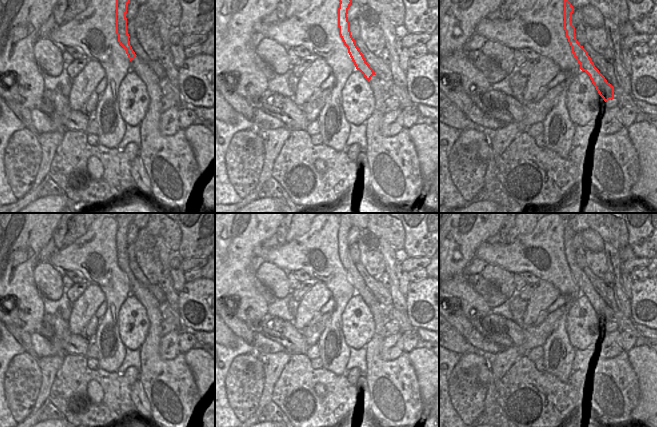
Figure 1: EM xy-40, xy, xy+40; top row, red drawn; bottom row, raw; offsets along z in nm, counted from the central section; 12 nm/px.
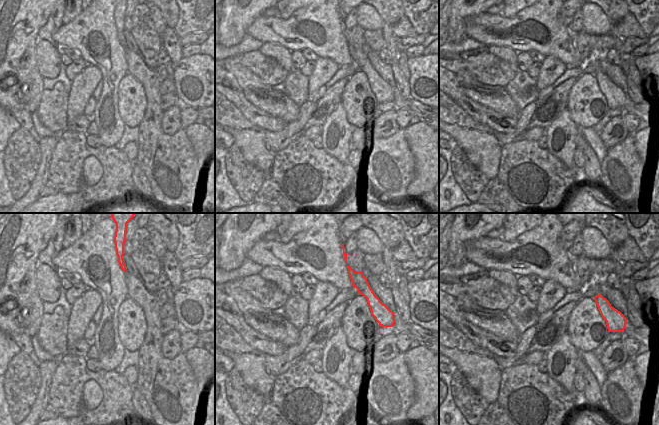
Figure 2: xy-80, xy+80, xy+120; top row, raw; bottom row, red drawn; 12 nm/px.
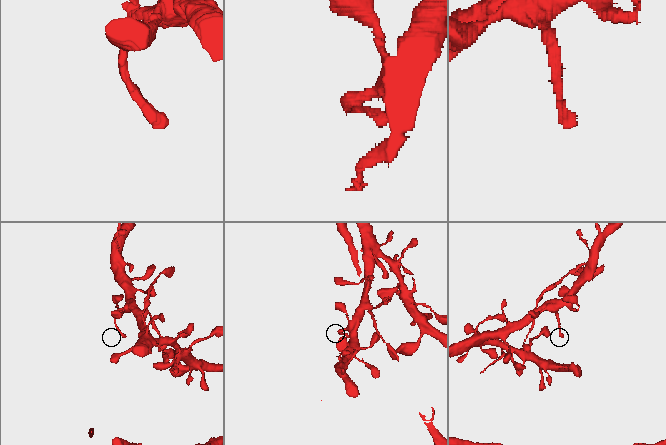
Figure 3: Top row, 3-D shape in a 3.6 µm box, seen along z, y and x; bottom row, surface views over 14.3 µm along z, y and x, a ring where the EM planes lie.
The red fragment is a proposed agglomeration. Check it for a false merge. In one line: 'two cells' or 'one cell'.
one cell

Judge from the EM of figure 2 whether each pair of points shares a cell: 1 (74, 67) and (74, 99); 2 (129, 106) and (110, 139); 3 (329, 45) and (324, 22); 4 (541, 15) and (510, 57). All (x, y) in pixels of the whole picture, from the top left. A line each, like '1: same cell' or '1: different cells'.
1: different cells
2: different cells
3: same cell
4: different cells

